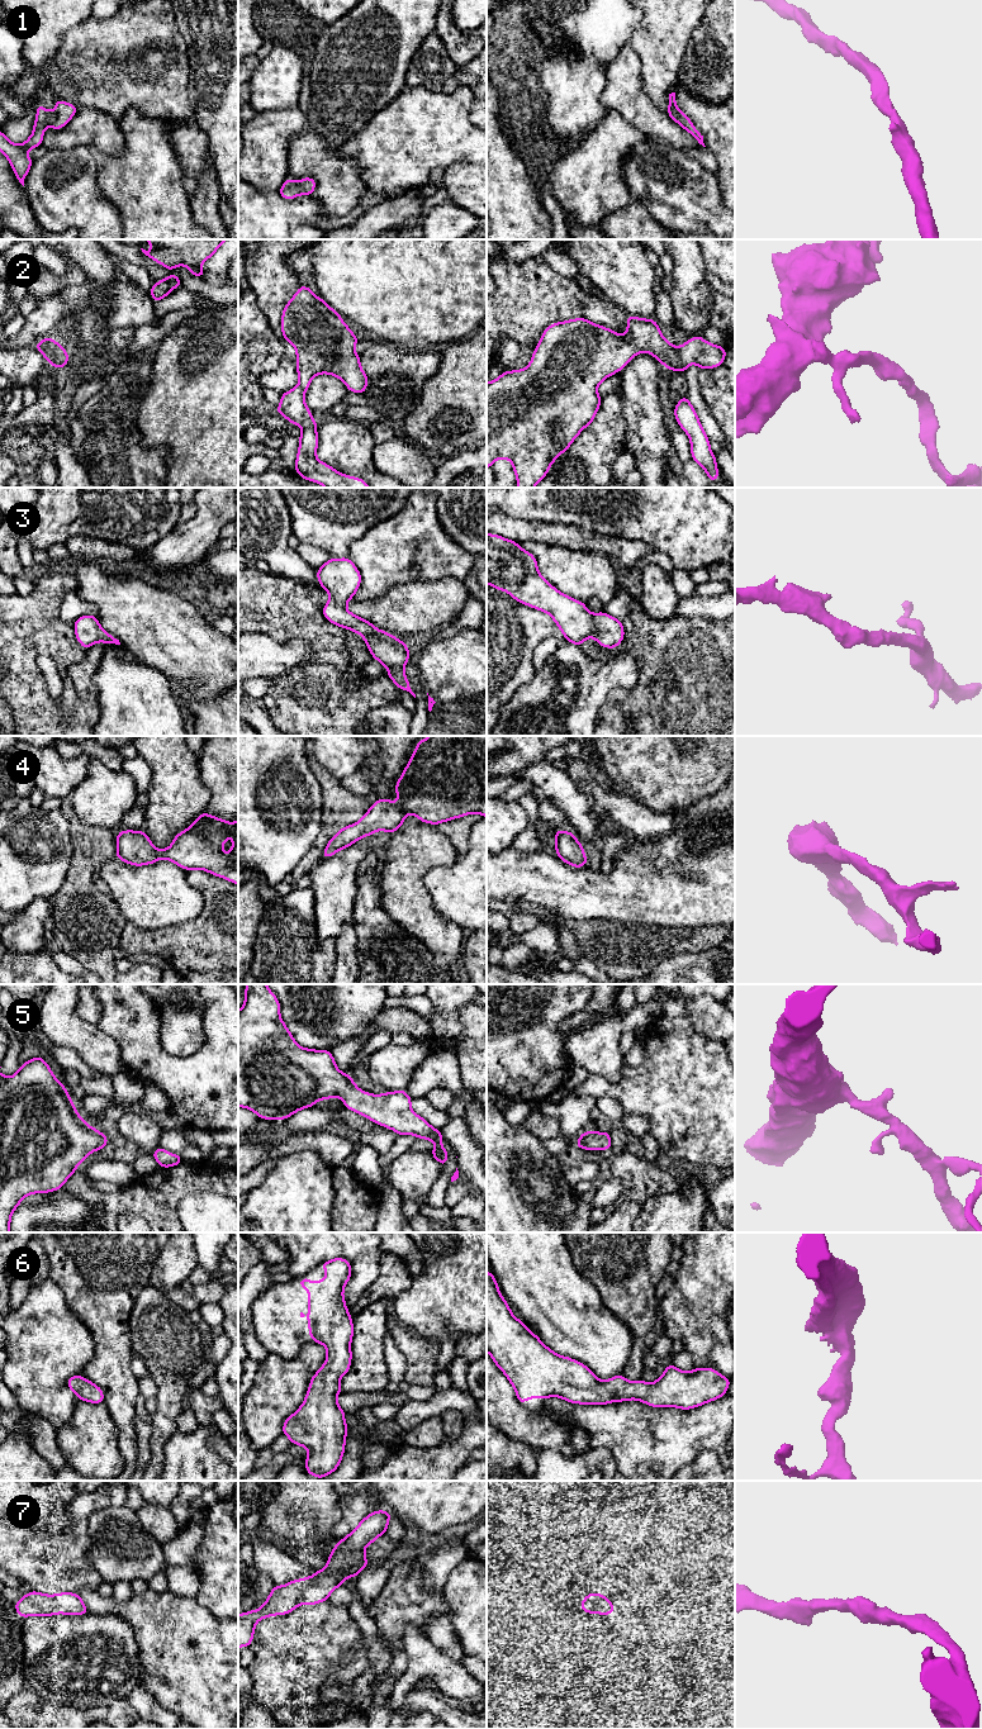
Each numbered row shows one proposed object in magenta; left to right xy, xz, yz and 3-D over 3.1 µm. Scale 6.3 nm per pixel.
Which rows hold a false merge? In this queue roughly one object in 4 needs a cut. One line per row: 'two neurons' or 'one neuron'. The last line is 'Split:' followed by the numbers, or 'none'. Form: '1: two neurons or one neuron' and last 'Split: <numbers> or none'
1: one neuron
2: one neuron
3: one neuron
4: one neuron
5: one neuron
6: one neuron
7: one neuron
Split: none

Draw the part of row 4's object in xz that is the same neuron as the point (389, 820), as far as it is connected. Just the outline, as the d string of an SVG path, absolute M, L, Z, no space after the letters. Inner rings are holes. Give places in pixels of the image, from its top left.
M430 736L419 740L397 782L395 794L399 797L398 802L378 799L359 822L342 827L328 841L322 859L376 831L393 833L403 825L407 814L431 825L471 813L487 817L487 736Z

